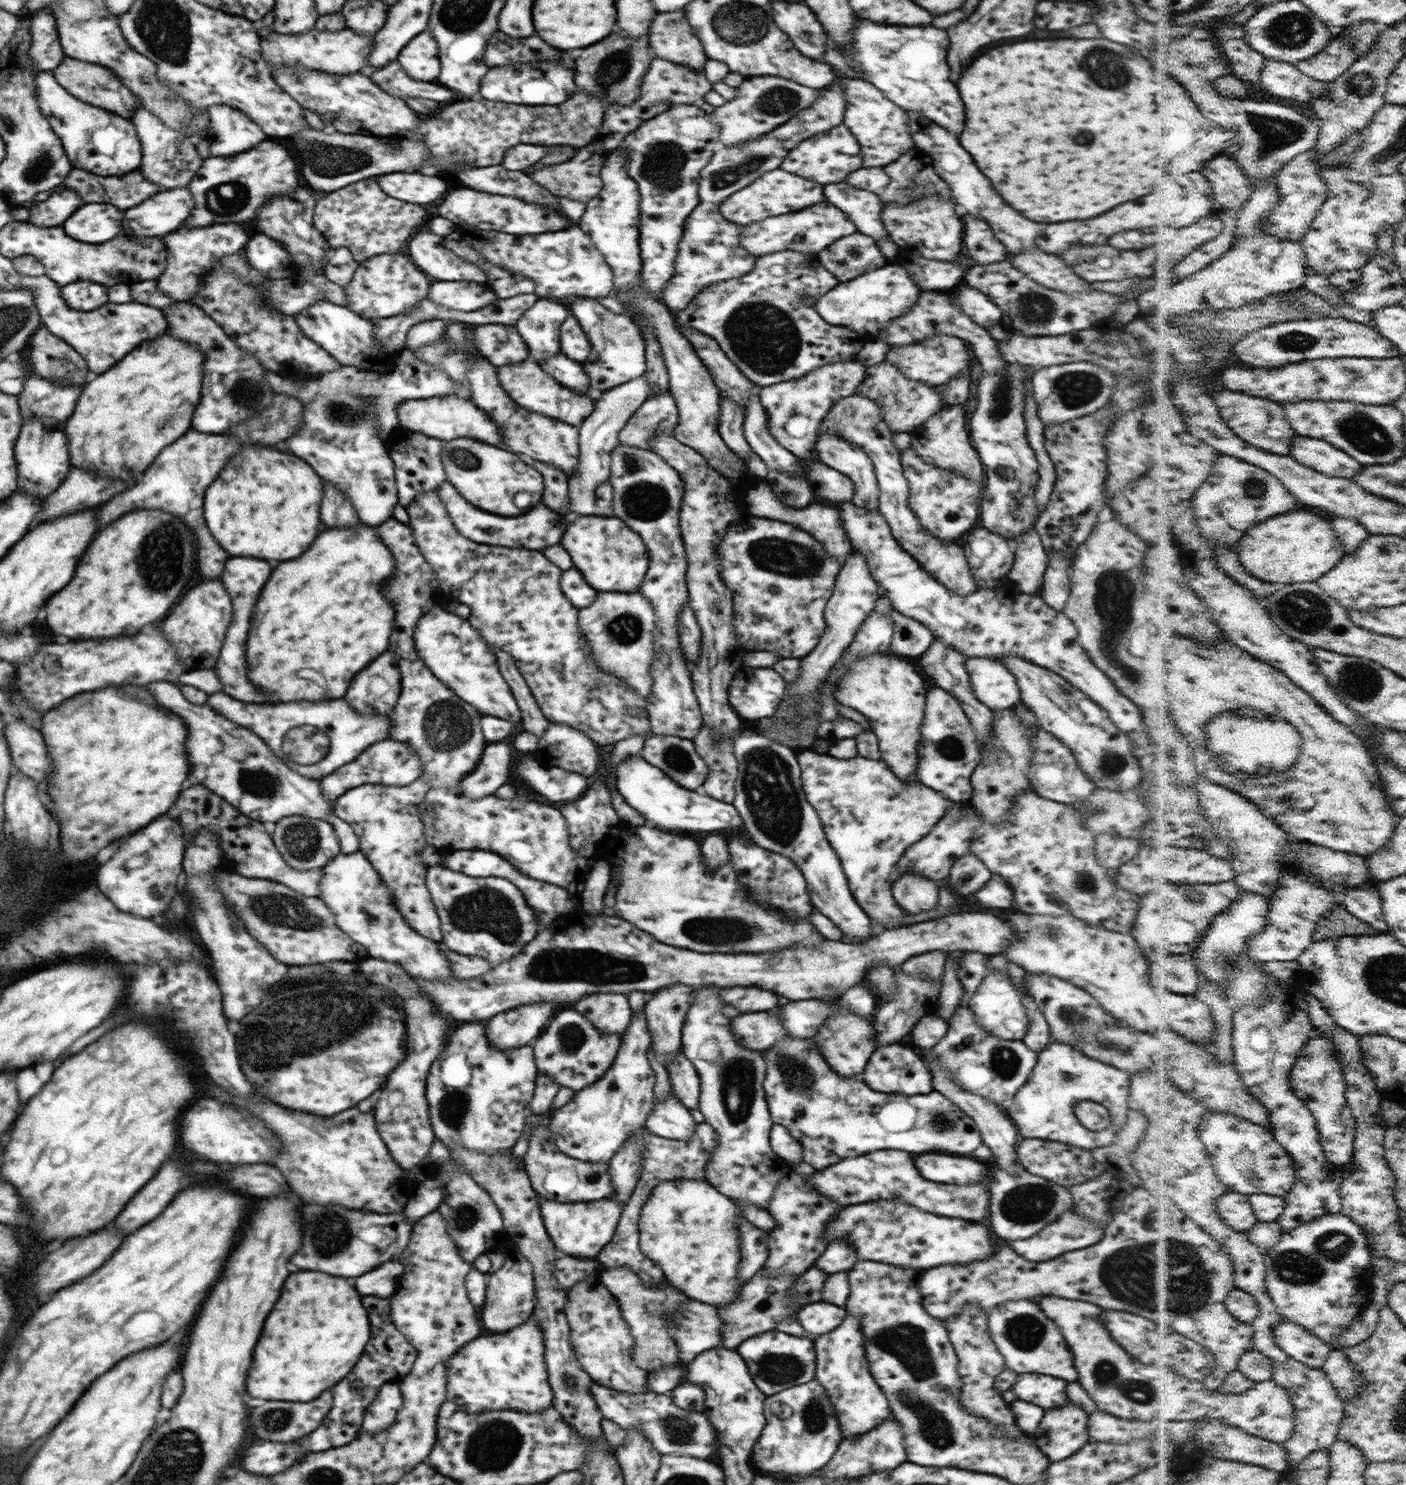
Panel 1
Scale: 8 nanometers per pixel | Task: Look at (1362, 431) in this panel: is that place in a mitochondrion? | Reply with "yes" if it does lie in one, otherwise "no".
yes

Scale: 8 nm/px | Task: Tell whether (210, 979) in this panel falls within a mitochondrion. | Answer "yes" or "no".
no

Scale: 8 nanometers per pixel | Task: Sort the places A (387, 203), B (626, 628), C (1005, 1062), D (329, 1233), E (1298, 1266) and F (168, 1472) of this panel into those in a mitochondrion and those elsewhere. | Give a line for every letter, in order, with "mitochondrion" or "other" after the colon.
A: other
B: mitochondrion
C: mitochondrion
D: mitochondrion
E: mitochondrion
F: mitochondrion

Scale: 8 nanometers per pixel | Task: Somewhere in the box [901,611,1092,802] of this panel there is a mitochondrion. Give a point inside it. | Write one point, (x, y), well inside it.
(951, 747)

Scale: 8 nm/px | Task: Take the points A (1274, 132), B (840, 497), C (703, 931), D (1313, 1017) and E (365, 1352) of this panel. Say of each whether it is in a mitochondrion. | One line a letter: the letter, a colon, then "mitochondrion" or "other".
A: mitochondrion
B: other
C: mitochondrion
D: other
E: other

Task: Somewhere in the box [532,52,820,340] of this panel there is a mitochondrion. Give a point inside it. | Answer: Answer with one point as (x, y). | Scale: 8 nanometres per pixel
(664, 163)

